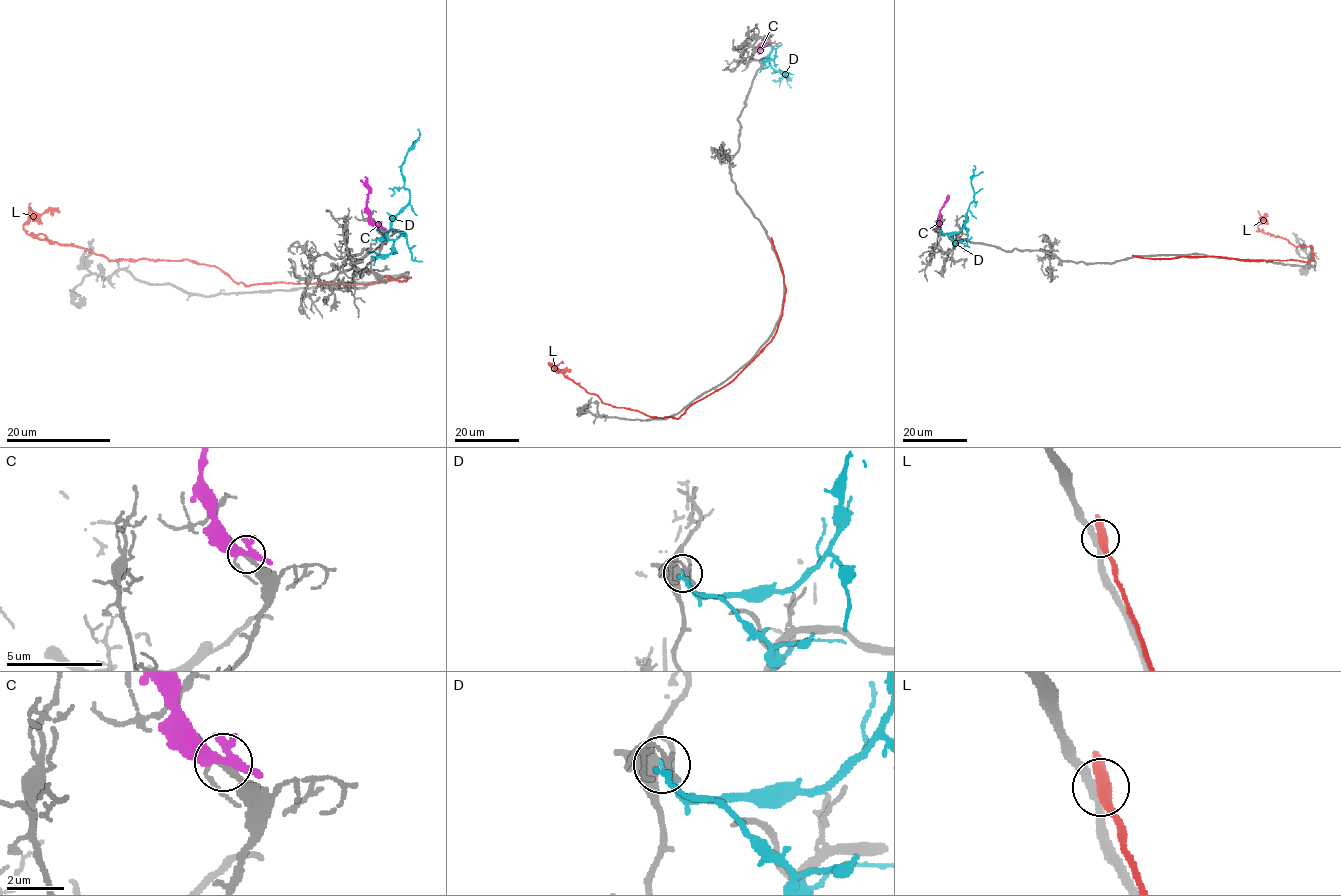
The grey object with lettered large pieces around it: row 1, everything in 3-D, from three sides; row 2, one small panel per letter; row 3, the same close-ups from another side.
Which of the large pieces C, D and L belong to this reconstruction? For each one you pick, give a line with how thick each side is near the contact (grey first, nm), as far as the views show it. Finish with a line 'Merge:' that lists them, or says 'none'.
Merge: none

